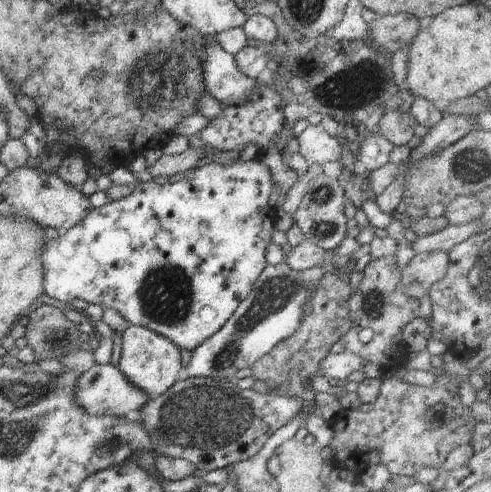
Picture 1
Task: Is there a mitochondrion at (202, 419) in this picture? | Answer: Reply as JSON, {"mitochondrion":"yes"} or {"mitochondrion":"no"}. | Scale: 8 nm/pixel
{"mitochondrion":"yes"}

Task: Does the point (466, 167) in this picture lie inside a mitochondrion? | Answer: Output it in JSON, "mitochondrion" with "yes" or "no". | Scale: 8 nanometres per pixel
{"mitochondrion":"yes"}

